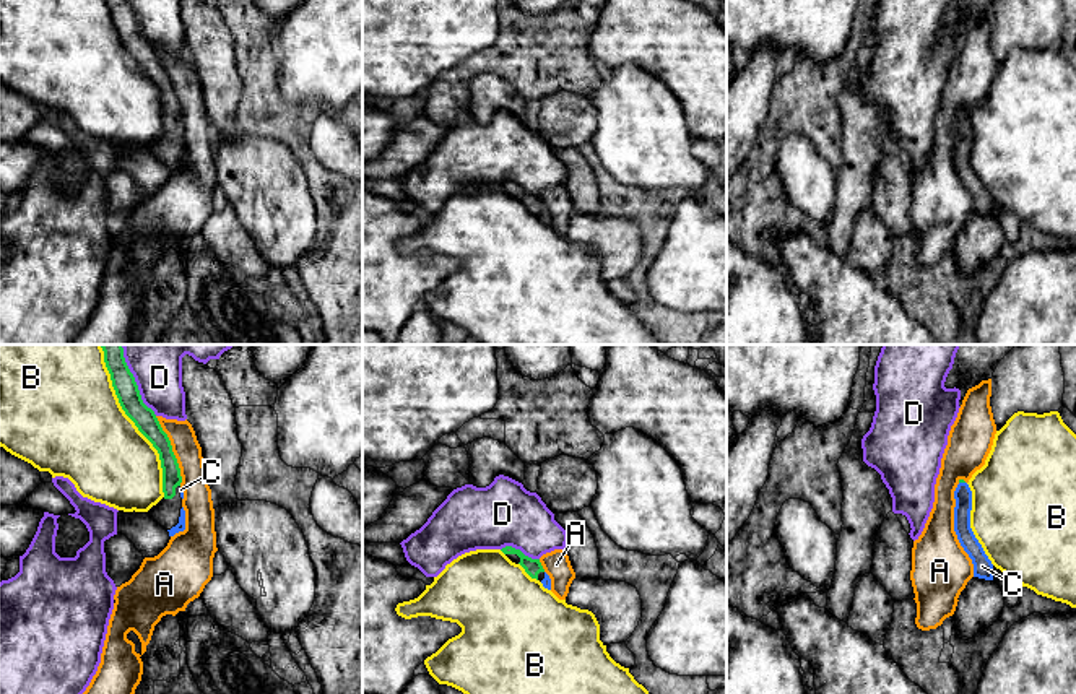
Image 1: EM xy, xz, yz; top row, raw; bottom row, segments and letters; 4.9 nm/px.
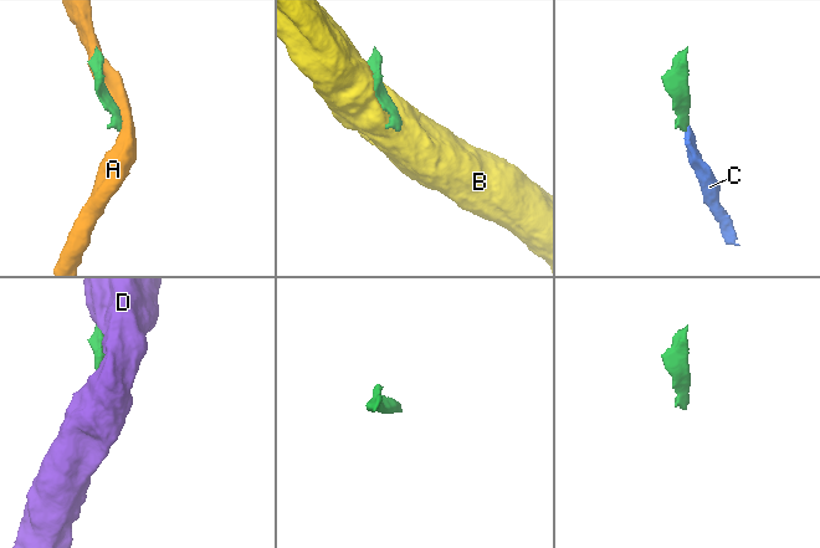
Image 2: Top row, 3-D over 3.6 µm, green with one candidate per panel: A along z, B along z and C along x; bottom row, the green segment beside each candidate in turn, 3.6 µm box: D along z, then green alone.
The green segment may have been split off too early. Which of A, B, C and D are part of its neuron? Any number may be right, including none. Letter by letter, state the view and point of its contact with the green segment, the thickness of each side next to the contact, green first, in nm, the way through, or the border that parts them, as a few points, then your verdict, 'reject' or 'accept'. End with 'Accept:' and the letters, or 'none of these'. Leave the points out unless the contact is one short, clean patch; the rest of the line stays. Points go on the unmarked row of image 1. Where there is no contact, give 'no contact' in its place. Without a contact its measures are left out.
A: xy (171, 86) | 110/140 nm | reject
B: xy (138, 65) | 120/440 nm | reject
C: yz (963, 117) | 20/90 nm | across yz (959, 116), (963, 117), (963, 130) | accept
D: xy (138, 26) | 120/220 nm | reject
Accept: C

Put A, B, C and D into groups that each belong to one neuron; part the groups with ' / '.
A D / B / C

